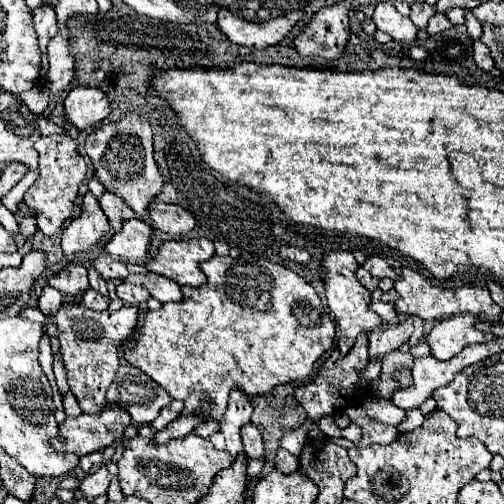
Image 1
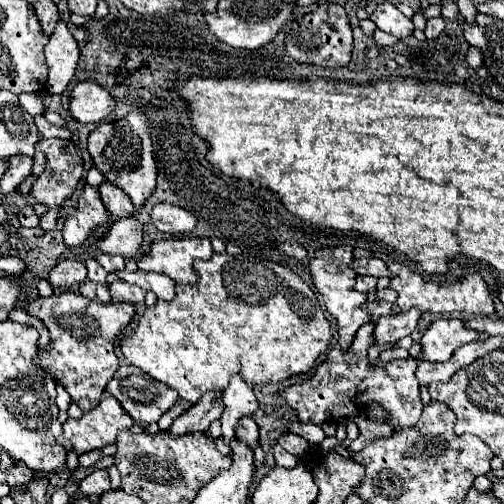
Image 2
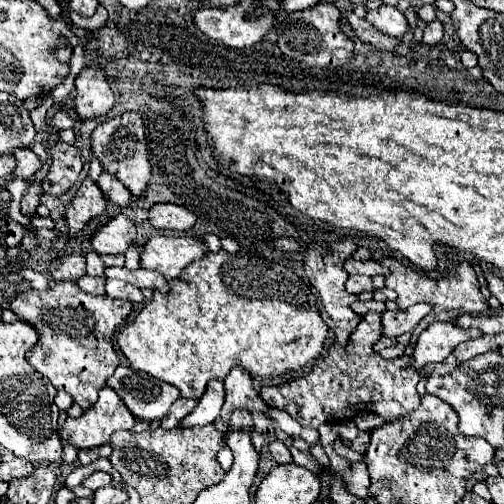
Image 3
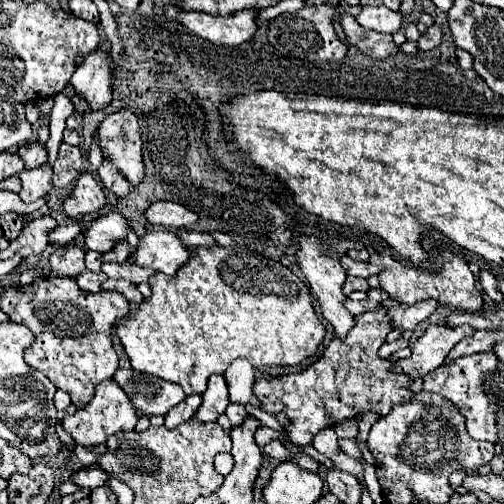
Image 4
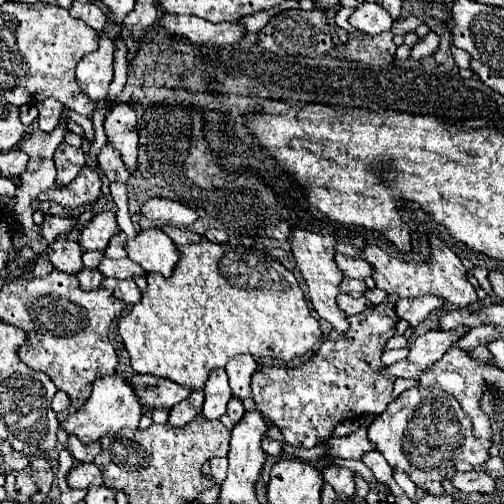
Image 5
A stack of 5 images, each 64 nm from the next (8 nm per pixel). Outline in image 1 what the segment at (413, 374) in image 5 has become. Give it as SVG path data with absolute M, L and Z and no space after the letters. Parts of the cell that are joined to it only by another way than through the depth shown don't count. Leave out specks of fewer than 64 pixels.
M458 314L458 316L452 316L448 320L438 320L434 324L434 328L428 332L426 336L426 344L430 346L430 356L438 358L438 360L448 360L452 356L456 356L460 352L460 348L468 346L468 344L476 344L476 342L488 342L492 340L494 336L490 332L482 332L482 330L476 330L474 324L478 322L478 318L474 314Z

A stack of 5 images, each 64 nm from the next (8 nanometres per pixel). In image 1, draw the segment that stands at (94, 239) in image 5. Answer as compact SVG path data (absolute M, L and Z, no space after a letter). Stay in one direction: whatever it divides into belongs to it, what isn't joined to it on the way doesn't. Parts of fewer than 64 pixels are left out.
M140 218L126 220L122 224L122 230L114 232L114 236L104 244L104 250L110 256L126 258L128 262L144 262L148 256L150 234L152 228Z

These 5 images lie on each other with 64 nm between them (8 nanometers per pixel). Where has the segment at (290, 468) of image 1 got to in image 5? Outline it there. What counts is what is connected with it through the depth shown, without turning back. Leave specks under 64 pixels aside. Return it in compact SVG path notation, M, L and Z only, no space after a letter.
M264 436L262 448L264 448L264 452L266 452L268 456L272 456L272 458L280 458L280 456L282 456L282 444L280 444L278 440L272 440L272 438L266 438L266 436Z

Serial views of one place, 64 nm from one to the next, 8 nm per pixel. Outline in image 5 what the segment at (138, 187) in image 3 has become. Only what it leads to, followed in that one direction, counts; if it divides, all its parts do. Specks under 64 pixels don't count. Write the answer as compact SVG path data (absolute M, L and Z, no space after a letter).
M118 104L110 110L104 122L108 142L122 154L124 164L130 172L136 170L138 154L138 132L136 132L136 112L130 104Z

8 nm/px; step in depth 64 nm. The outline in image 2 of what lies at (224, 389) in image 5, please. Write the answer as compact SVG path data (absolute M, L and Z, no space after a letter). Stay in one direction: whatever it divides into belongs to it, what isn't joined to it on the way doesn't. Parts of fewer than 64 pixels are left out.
M206 392L200 402L196 402L186 414L174 420L172 428L168 430L172 436L184 436L188 432L196 430L208 430L212 420L216 420L222 414L222 394L218 392Z

